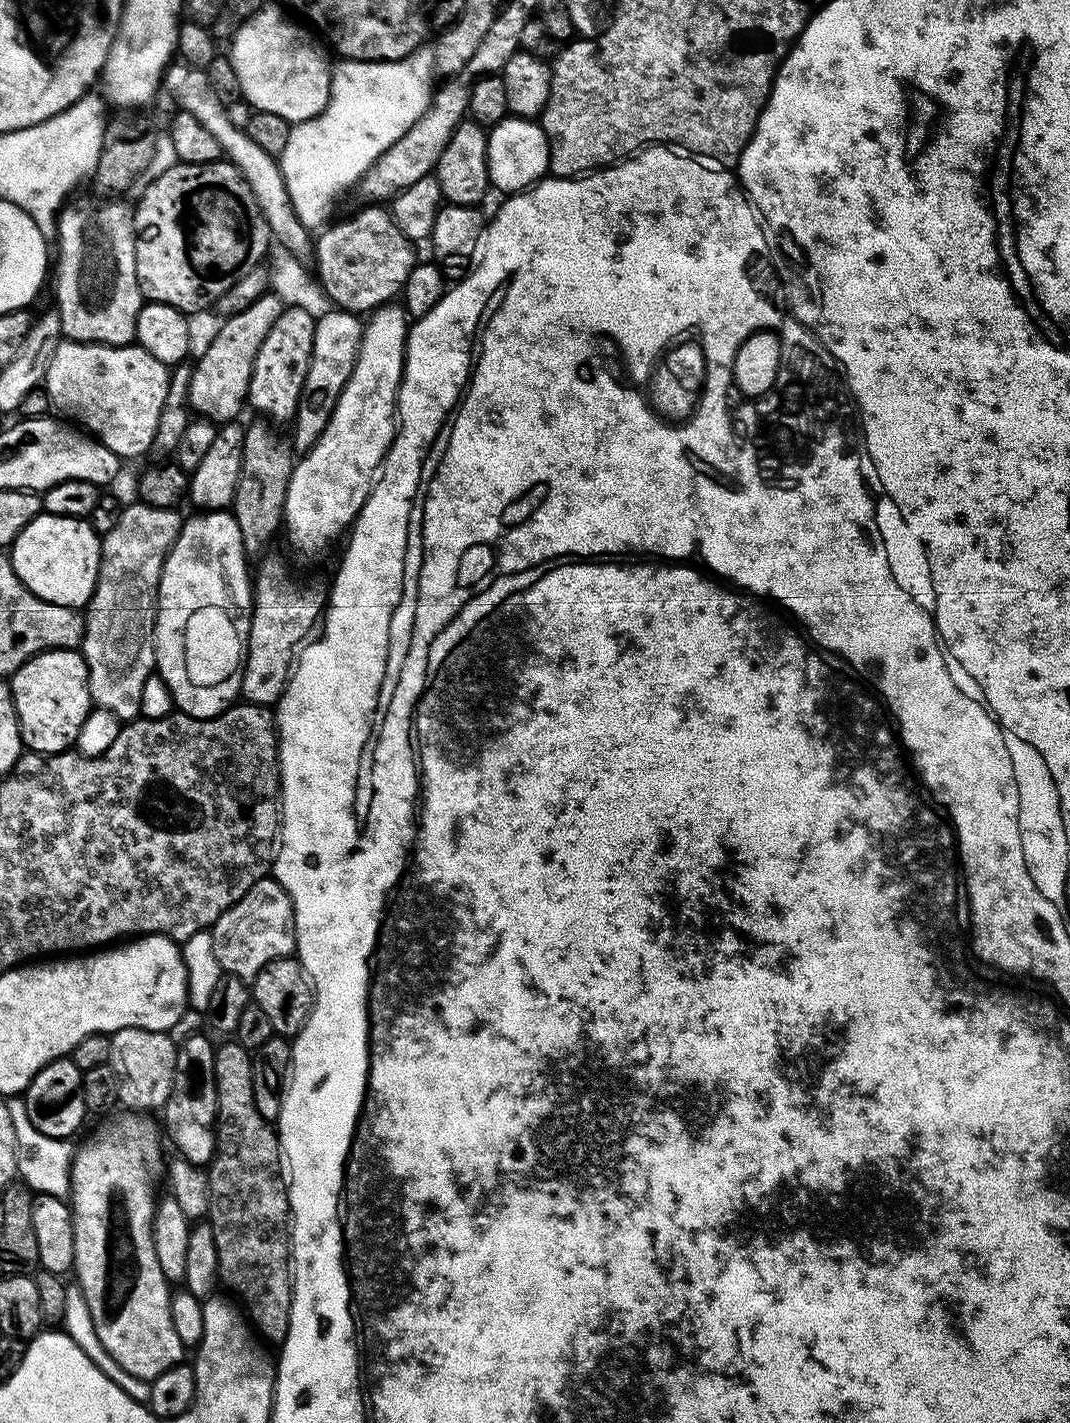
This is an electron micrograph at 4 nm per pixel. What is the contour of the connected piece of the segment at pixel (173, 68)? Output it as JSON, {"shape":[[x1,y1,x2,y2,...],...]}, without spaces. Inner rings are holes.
{"shape":[[174,62,165,69,162,81,163,89,169,92,180,103,183,111,190,113,214,138,218,138,221,153,232,163,236,169,246,178,254,198,258,202,260,212,266,218,269,233,274,237,275,243,293,253,299,258,311,257,314,252,314,240,309,229,296,217,292,208,291,199,288,196,287,186,280,173,280,165,277,157,266,154,262,146,256,146,248,137,247,131,240,128,228,117,229,109,214,92,214,86,210,86,208,73,203,68,191,67,183,62]]}

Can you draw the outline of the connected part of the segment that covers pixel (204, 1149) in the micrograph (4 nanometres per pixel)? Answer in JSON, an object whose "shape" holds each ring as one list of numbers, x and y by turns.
{"shape":[[188,1036,179,1041,176,1049,176,1073,170,1098,162,1109,162,1128,177,1148,179,1159,207,1166,216,1152,216,1079,214,1058,217,1045,204,1036]]}

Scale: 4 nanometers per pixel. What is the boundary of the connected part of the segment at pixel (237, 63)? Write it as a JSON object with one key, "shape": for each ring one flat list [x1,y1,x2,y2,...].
{"shape":[[265,6,247,17,232,40,230,59,238,74,243,99,248,99,255,111,278,114,290,122,309,120,328,104,333,65,328,64,311,34,299,28,281,8]]}

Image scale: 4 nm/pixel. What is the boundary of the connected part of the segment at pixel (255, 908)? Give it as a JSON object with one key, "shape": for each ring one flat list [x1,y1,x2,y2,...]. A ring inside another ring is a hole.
{"shape":[[274,878,254,882,230,910,216,919,210,931,221,973,237,975,245,982,255,980,270,962,291,957,296,951,296,911,288,891]]}

